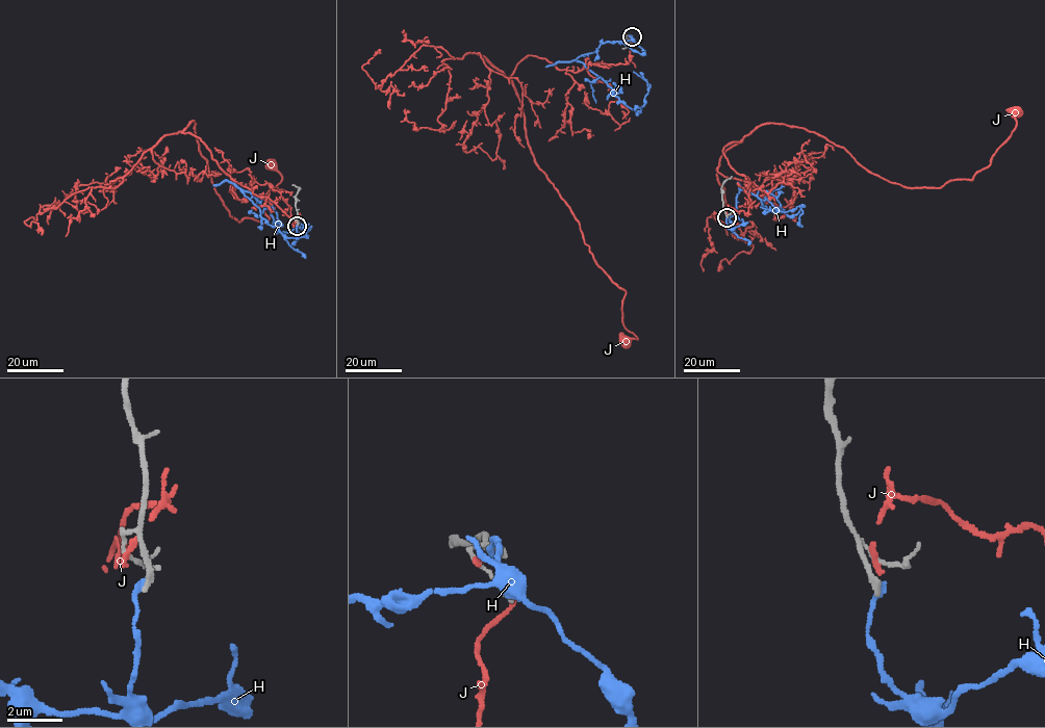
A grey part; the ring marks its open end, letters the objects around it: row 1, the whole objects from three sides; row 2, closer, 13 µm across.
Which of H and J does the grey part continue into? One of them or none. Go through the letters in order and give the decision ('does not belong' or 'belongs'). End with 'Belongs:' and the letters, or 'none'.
H: does not belong
J: does not belong
Belongs: none

